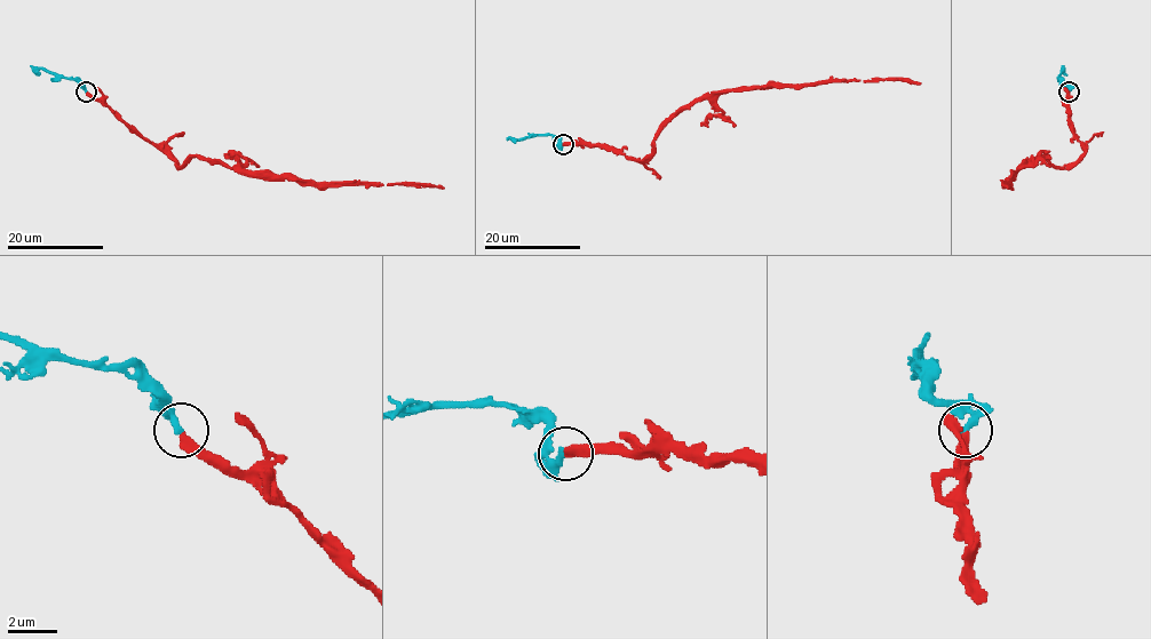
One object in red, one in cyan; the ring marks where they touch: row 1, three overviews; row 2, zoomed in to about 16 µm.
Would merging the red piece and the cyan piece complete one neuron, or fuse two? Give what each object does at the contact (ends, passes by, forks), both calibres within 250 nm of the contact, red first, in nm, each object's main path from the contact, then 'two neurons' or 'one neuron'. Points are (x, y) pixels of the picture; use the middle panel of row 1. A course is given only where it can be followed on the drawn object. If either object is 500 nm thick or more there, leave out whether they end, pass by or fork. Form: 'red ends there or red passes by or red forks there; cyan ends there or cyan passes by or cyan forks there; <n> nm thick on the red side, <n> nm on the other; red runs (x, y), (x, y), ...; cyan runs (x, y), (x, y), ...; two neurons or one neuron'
red ends there; cyan ends there; 400 nm thick on the red side, 320 nm on the other; red runs (562, 144), (605, 144), (644, 159), (656, 133), (671, 119), (723, 92), (889, 78), (921, 84); cyan runs (562, 144), (550, 135), (506, 138); one neuron

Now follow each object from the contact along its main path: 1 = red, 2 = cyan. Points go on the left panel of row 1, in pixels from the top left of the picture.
1: (86, 92), (159, 145), (177, 167), (195, 156), (201, 156), (247, 174), (318, 183), (413, 183), (444, 188)
2: (86, 92), (74, 79), (57, 77), (30, 65)

